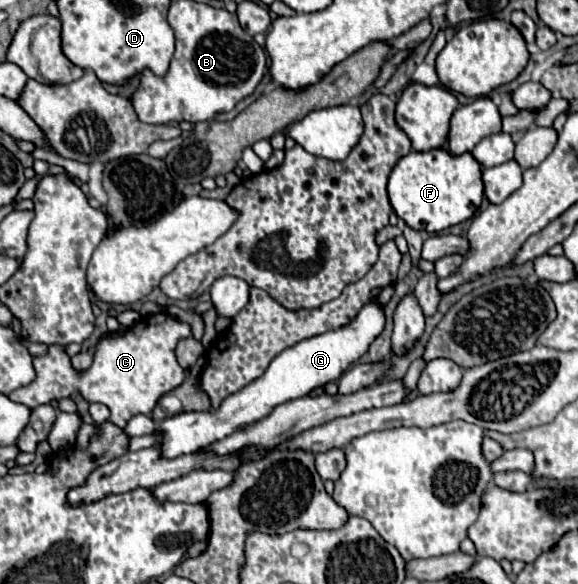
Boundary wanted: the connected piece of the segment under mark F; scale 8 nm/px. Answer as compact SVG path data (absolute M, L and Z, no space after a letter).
M445 148L427 152L411 150L389 176L389 200L397 216L419 232L441 232L475 214L483 200L481 166L471 152L453 156Z

